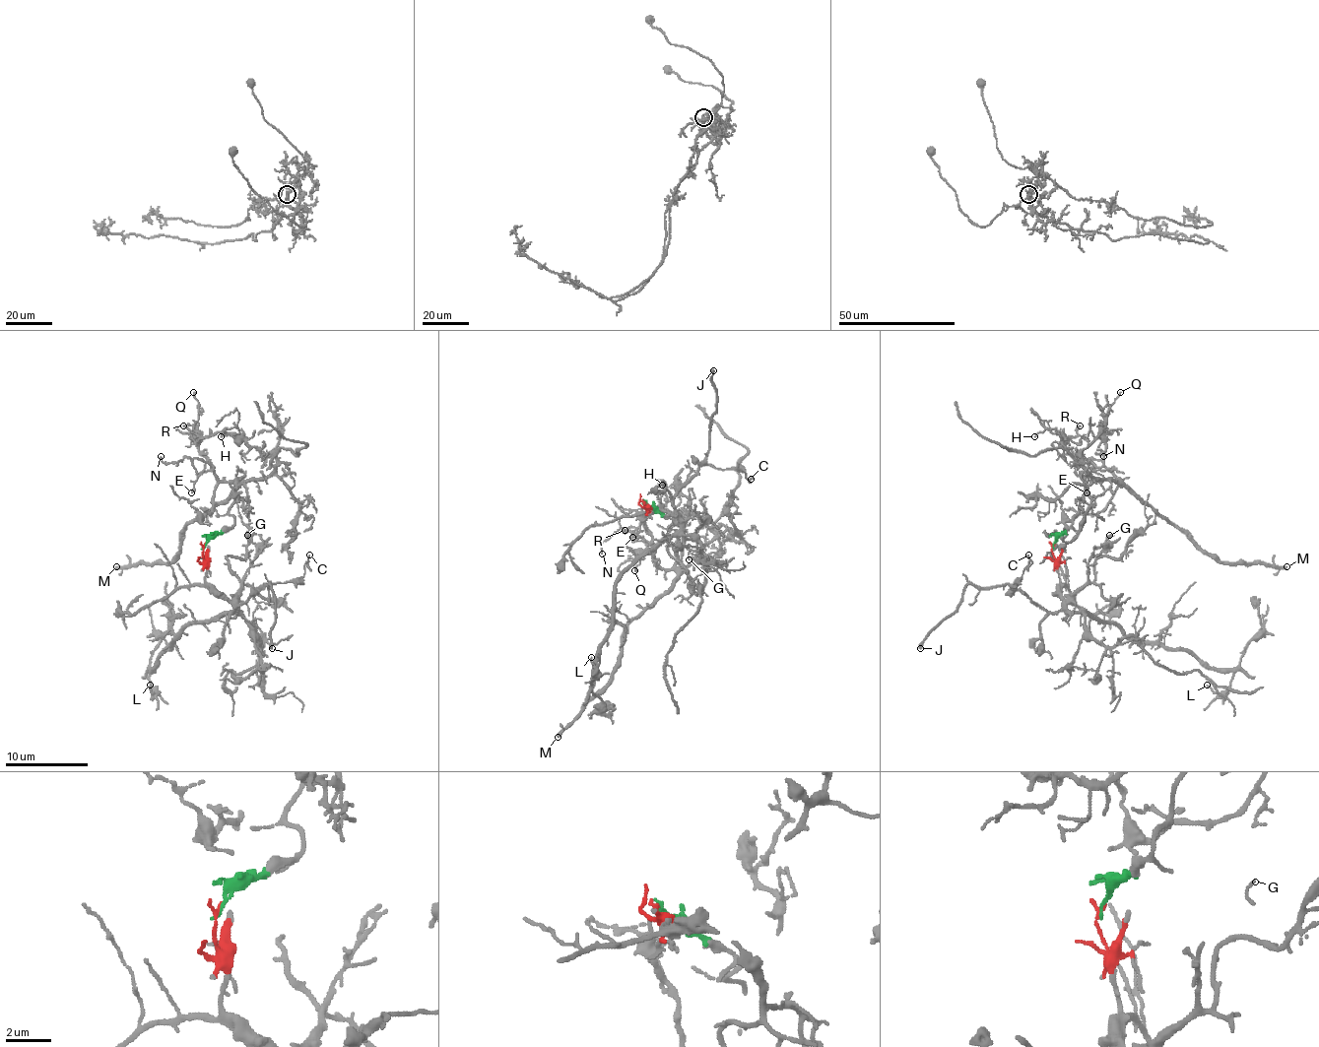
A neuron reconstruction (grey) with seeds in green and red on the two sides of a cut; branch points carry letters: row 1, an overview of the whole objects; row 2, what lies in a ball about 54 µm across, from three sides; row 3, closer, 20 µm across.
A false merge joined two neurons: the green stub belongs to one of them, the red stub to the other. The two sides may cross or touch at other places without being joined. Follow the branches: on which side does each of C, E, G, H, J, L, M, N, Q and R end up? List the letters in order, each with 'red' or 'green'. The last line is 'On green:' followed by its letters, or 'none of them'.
C: red
E: green
G: red
H: green
J: red
L: red
M: green
N: green
Q: green
R: green
On green: E, H, M, N, Q, R

